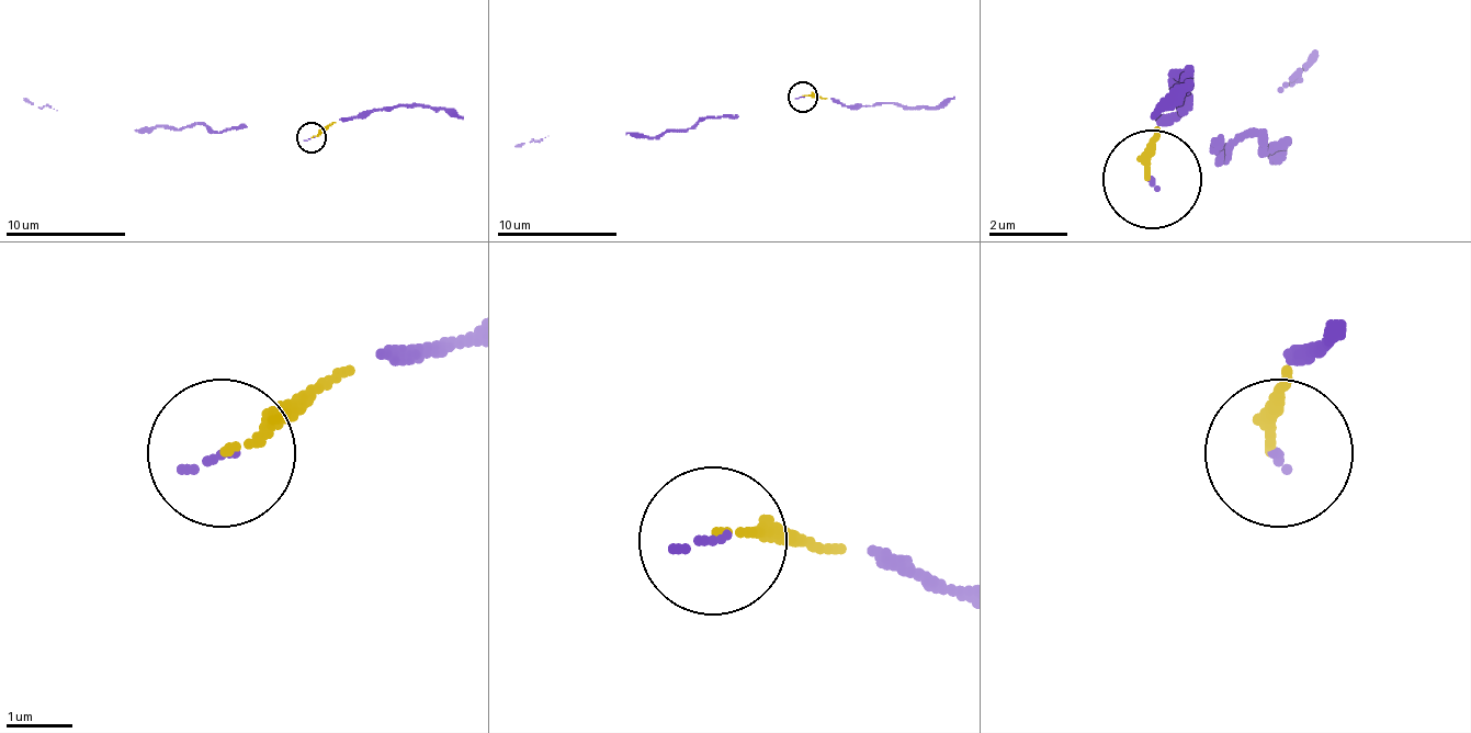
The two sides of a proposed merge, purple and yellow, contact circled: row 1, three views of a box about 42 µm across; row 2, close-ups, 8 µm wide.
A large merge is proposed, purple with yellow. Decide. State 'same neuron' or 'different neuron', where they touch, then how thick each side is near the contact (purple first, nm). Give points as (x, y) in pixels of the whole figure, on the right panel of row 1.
same neuron | (1152, 179) | 70/120 nm

